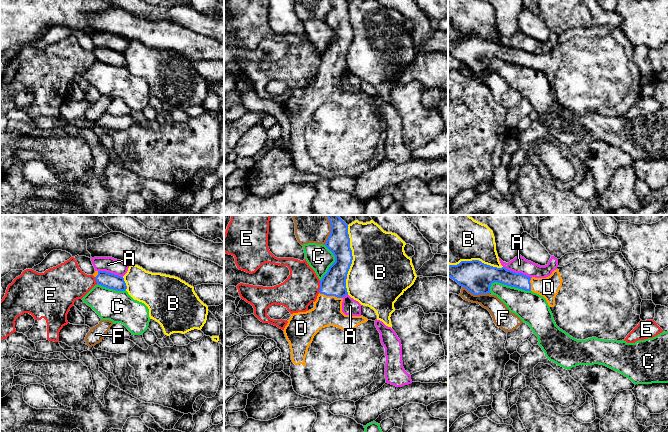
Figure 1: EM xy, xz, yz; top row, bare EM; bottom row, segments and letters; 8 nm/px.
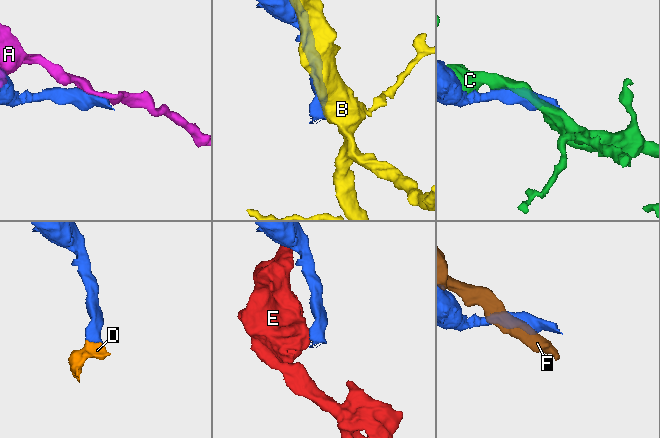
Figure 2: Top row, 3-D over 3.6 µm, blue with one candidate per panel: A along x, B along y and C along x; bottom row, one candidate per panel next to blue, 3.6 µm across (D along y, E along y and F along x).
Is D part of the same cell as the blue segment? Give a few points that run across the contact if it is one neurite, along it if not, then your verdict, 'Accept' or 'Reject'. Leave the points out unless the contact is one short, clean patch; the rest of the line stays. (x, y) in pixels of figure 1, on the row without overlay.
Line: xz (333, 59), (331, 71), (327, 87). Accept

